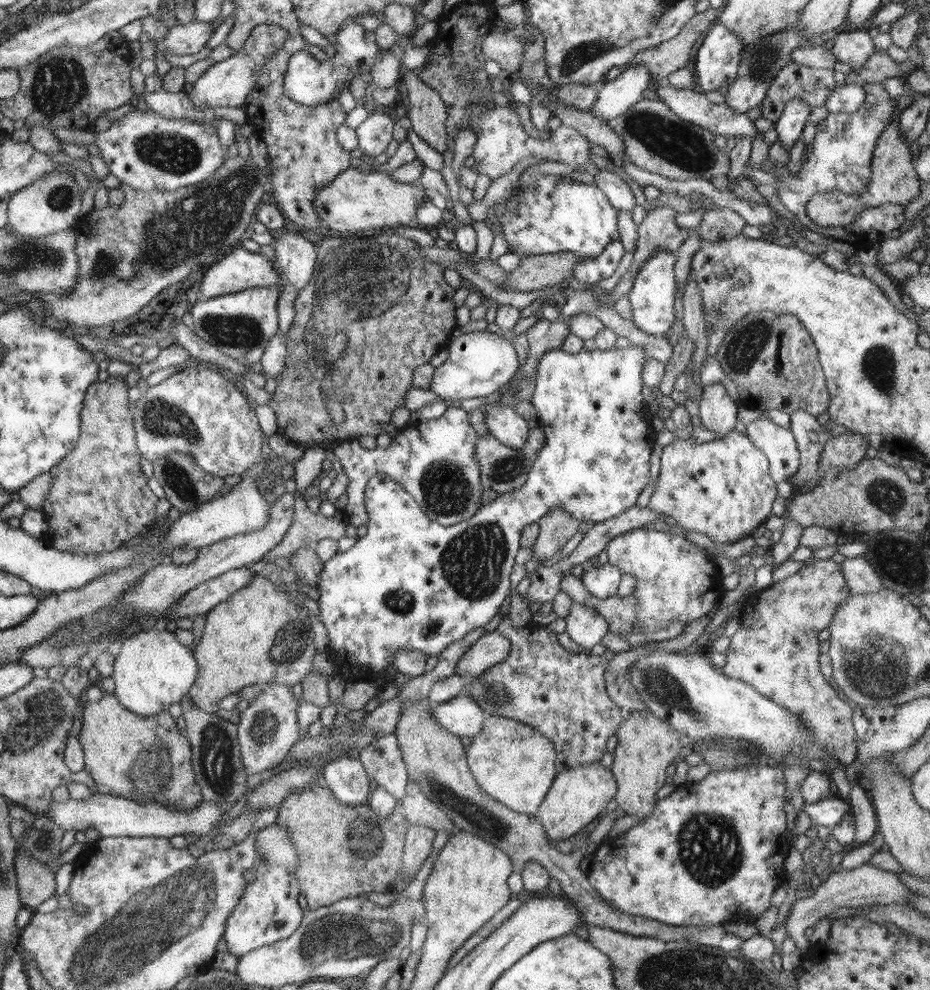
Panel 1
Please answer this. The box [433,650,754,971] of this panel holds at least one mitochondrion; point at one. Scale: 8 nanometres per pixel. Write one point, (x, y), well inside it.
(709, 848)

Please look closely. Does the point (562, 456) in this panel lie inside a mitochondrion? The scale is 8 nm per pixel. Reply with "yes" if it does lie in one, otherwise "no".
no

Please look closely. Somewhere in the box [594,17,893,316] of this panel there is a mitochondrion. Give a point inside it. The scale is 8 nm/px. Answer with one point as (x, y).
(678, 145)

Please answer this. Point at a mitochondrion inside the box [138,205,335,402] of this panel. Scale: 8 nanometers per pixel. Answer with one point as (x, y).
(241, 332)

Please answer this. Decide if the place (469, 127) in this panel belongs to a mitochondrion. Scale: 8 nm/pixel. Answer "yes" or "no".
no

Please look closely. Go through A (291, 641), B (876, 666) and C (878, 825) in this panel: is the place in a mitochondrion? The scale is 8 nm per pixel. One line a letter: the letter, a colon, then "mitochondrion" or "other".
A: mitochondrion
B: mitochondrion
C: other

